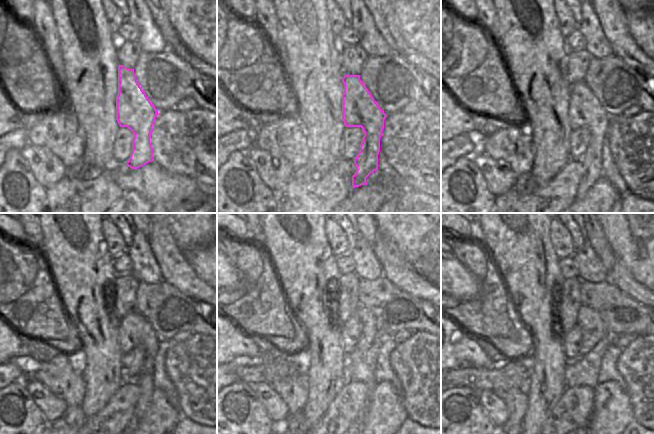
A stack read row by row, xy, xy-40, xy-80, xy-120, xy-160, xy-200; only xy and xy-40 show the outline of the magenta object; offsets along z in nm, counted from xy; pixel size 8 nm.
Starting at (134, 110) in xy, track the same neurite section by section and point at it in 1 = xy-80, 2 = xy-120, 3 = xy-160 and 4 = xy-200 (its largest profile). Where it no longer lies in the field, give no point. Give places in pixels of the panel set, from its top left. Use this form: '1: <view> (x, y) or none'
1: xy-80 (584, 110)
2: xy-120 (134, 331)
3: xy-160 (350, 332)
4: xy-200 (571, 341)

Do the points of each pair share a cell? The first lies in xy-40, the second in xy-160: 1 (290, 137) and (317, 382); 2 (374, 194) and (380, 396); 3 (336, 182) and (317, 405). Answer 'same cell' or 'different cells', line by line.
1: different cells
2: same cell
3: different cells

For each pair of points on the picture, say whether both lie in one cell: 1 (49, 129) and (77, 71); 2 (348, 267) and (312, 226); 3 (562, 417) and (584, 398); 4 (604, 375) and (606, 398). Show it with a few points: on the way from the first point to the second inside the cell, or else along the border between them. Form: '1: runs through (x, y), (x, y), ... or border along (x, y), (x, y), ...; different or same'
1: border along (63, 68), (63, 83), (74, 113); different
2: border along (335, 257), (335, 265), (341, 275); different
3: runs through (567, 415), (579, 403); same
4: border along (598, 382), (614, 381), (626, 392); different

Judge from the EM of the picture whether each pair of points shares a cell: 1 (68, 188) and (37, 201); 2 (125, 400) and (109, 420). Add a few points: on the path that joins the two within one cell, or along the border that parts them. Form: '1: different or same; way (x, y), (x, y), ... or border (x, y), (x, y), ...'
1: different; border (45, 189), (46, 202)
2: same; way (121, 405), (114, 415)

